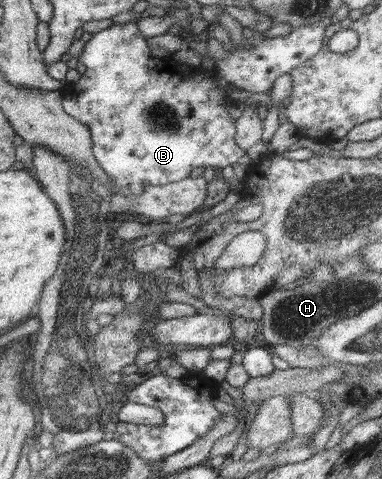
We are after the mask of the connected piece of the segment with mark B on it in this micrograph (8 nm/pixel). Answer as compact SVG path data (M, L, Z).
M326 17L314 25L292 29L287 35L263 38L252 48L227 51L222 59L214 59L211 75L202 67L183 63L178 63L177 73L171 71L166 58L154 58L151 55L148 37L139 31L135 21L114 23L109 28L92 34L86 42L85 50L78 59L86 69L78 82L66 85L62 107L65 113L86 125L91 132L95 159L104 173L113 179L111 192L123 197L135 197L141 195L147 186L165 185L185 179L197 167L216 170L241 161L245 153L235 143L236 127L227 109L233 102L223 95L223 91L235 88L251 93L269 93L277 77L288 74L322 48L329 23L331 17Z

